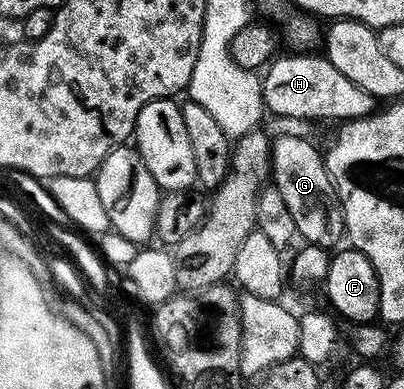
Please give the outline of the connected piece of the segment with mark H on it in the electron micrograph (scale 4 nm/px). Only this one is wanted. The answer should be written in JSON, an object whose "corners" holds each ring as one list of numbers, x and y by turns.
{"corners":[[323,54,284,55,273,58,262,75,264,106,284,119,364,119,377,110,378,100,358,89]]}

